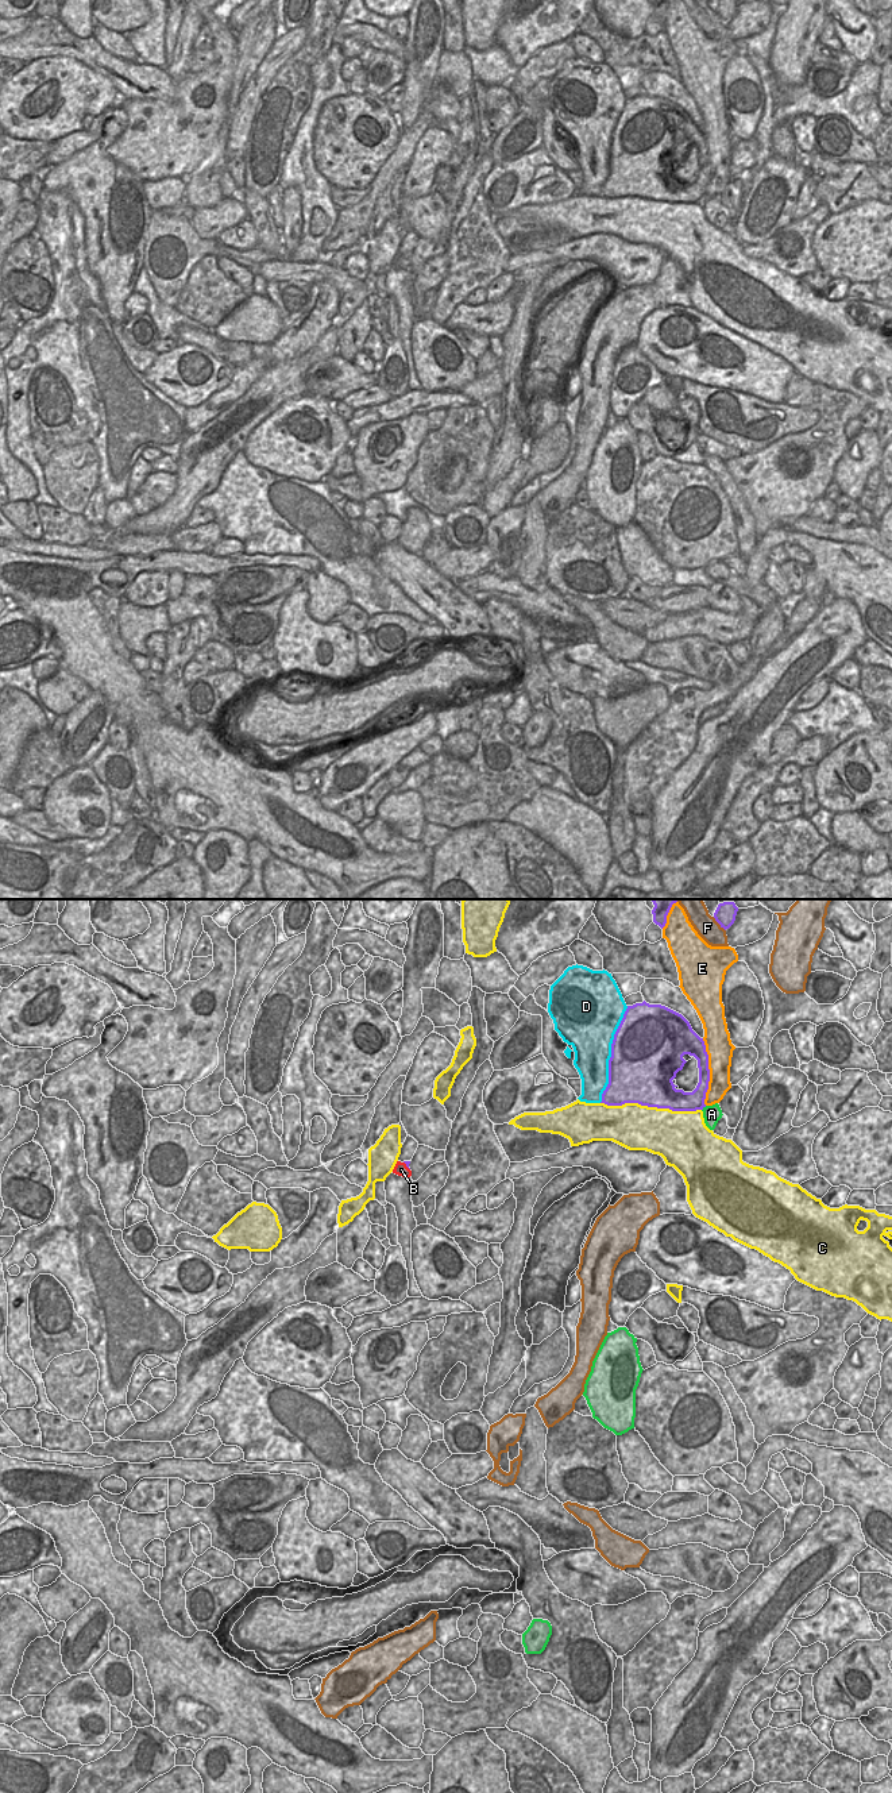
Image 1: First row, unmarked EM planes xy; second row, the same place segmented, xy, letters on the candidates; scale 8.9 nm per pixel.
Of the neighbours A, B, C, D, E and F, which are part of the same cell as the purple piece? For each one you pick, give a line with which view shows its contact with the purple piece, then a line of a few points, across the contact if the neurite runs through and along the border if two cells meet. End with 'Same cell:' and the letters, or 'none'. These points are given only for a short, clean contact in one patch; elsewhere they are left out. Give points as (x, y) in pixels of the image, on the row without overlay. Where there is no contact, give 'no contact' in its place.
Same cell: none

